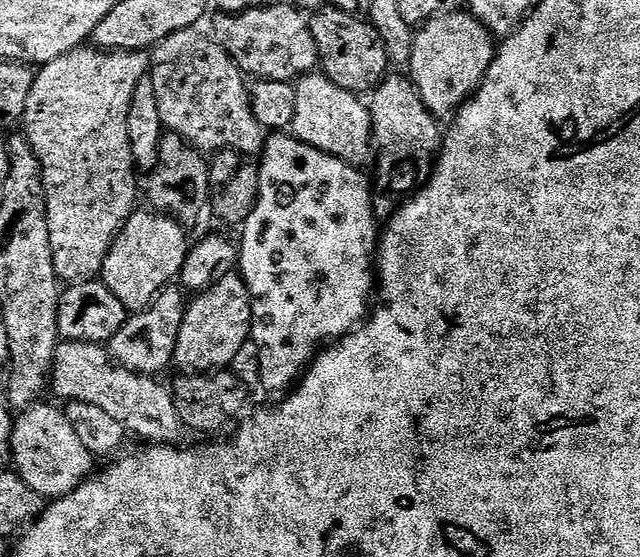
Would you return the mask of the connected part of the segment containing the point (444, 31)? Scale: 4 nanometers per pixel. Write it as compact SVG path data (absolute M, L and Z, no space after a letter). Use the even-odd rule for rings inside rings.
M468 10L436 16L416 32L410 79L433 116L451 117L475 93L497 54L497 45L492 43L492 33Z

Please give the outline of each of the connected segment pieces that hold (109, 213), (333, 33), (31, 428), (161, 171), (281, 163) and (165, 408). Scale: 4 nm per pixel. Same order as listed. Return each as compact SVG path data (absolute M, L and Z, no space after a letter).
M81 46L62 54L62 58L54 58L54 62L43 65L36 72L36 81L30 90L30 98L26 98L26 110L22 121L22 132L36 154L40 157L41 172L44 175L45 202L48 207L50 246L52 247L54 270L59 279L64 282L79 282L99 277L104 270L106 254L115 242L116 236L124 229L124 224L137 211L136 204L136 156L130 144L130 110L134 90L138 90L138 82L142 82L150 72L150 56L147 51L142 52L105 52L103 48L95 46Z
M335 6L321 8L311 17L310 23L325 76L347 92L357 94L367 93L380 85L389 71L390 61L388 50L373 24L363 16L346 14L346 10Z
M39 402L33 404L31 408L21 411L15 417L12 426L12 459L15 471L22 478L22 482L26 482L26 486L30 486L30 490L34 490L38 495L45 498L59 498L70 494L84 480L93 475L94 457L90 450L86 450L86 445L82 443L82 438L78 436L74 426L70 426L67 411L55 408L47 402Z
M165 131L160 140L160 165L147 177L148 200L152 203L149 205L155 211L174 216L181 222L198 219L200 211L209 207L210 193L213 191L209 163L209 157L189 140L184 140L176 132Z
M272 134L267 137L262 155L258 160L260 170L260 189L258 190L258 202L256 208L250 214L250 218L242 226L244 241L240 240L238 270L248 283L253 297L252 307L254 323L252 325L251 339L256 340L258 347L264 351L264 357L260 360L260 384L268 392L280 392L284 394L289 391L304 375L309 364L316 359L325 342L335 342L341 336L349 336L364 323L370 312L370 301L374 296L374 257L378 251L378 224L376 228L376 212L372 209L372 196L374 188L363 176L361 169L354 164L347 164L345 160L337 156L326 154L314 146L310 146L302 140L297 140L292 134Z
M65 340L56 351L55 364L52 367L51 391L56 391L64 402L77 400L90 402L113 416L125 430L125 433L141 436L144 442L152 444L179 445L186 435L182 418L178 414L176 398L166 383L159 384L152 374L133 372L117 362L111 351L103 344L74 342Z

